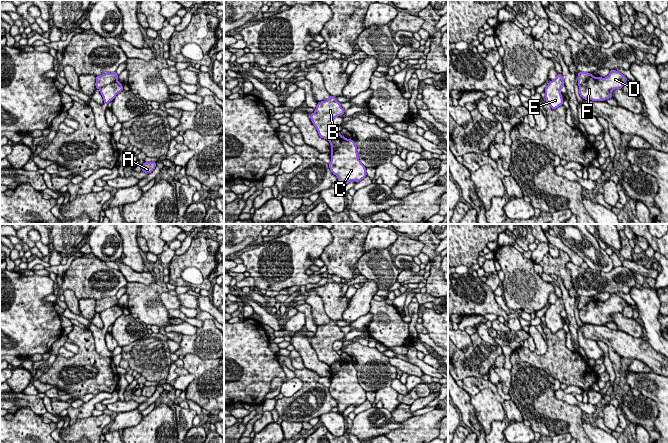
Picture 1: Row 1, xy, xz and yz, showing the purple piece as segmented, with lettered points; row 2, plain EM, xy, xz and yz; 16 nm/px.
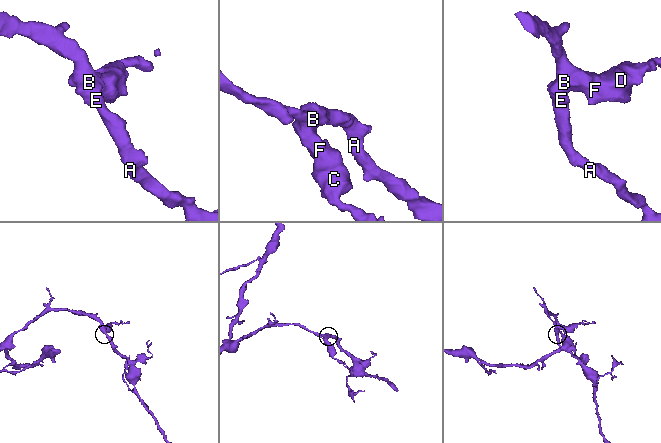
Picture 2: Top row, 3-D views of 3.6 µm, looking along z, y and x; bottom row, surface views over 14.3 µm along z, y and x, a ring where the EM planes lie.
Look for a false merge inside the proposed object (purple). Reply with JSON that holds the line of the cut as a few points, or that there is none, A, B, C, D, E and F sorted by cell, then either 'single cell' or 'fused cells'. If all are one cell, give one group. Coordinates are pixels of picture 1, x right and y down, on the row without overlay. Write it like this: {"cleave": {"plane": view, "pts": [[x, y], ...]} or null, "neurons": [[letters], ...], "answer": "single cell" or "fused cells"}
{"cleave": {"plane": "xy", "pts": [[116, 304], [99, 313]]}, "neurons": [["A", "B", "E"], ["C", "D", "F"]], "answer": "fused cells"}

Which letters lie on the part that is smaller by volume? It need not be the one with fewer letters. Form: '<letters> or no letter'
C, D, F

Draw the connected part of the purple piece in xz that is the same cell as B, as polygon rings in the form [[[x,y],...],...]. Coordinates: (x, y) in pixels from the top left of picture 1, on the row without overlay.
[[[331,320],[325,324],[317,327],[315,336],[309,341],[318,355],[318,359],[328,365],[333,364],[340,359],[340,355],[333,349],[333,343],[341,340],[345,334],[341,328],[336,324],[336,321]]]

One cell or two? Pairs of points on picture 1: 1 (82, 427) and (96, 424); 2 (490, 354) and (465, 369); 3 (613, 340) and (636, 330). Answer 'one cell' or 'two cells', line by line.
1: one cell
2: one cell
3: two cells

